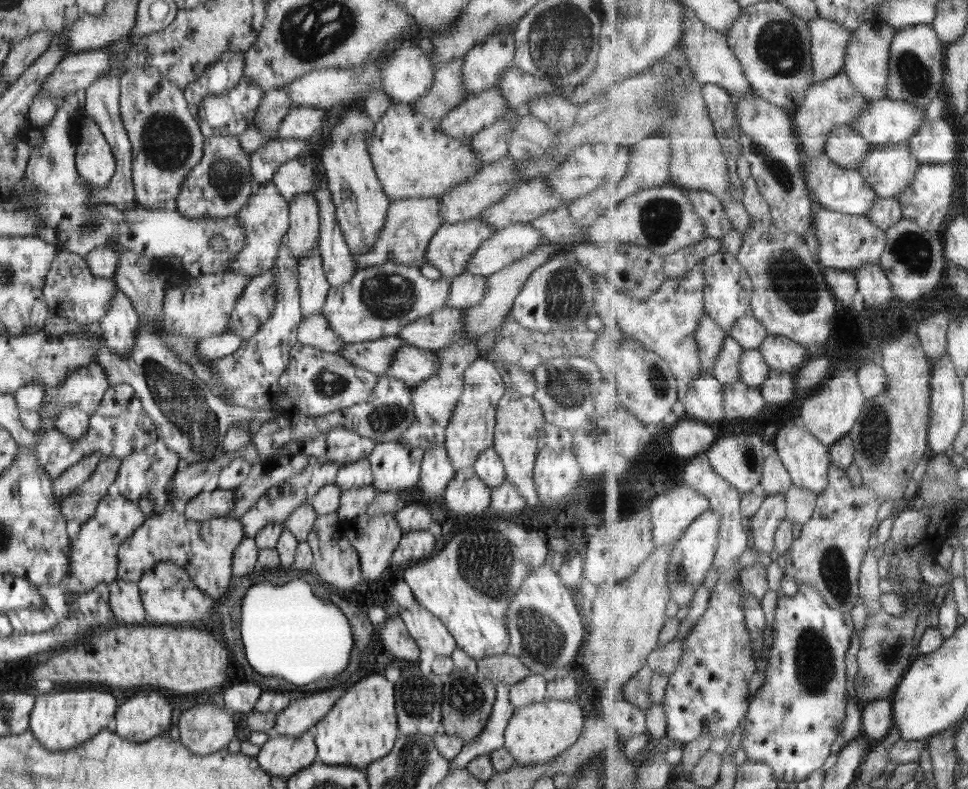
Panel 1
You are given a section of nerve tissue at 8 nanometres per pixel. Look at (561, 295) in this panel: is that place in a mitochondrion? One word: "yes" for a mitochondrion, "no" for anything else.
yes

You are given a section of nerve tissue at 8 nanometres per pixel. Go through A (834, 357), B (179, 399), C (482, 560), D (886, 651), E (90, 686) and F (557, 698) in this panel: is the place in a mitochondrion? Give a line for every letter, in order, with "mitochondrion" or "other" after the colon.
A: other
B: mitochondrion
C: mitochondrion
D: mitochondrion
E: other
F: other

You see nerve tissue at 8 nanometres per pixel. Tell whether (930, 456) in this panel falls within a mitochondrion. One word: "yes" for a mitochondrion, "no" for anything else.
no

